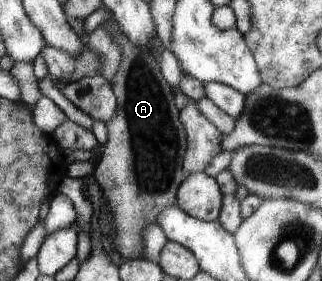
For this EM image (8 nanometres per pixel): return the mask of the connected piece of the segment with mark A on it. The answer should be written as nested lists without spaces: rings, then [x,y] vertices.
[[[109,16],[102,23],[104,29],[112,34],[113,42],[121,51],[117,72],[113,75],[113,91],[117,95],[118,110],[106,123],[108,141],[104,144],[100,159],[94,167],[93,175],[108,199],[112,221],[114,222],[114,243],[123,260],[142,257],[142,230],[148,224],[156,223],[158,214],[177,201],[178,190],[186,180],[183,165],[189,141],[181,121],[181,111],[174,102],[174,93],[160,71],[161,59],[149,48],[137,46],[127,38],[118,21]]]

